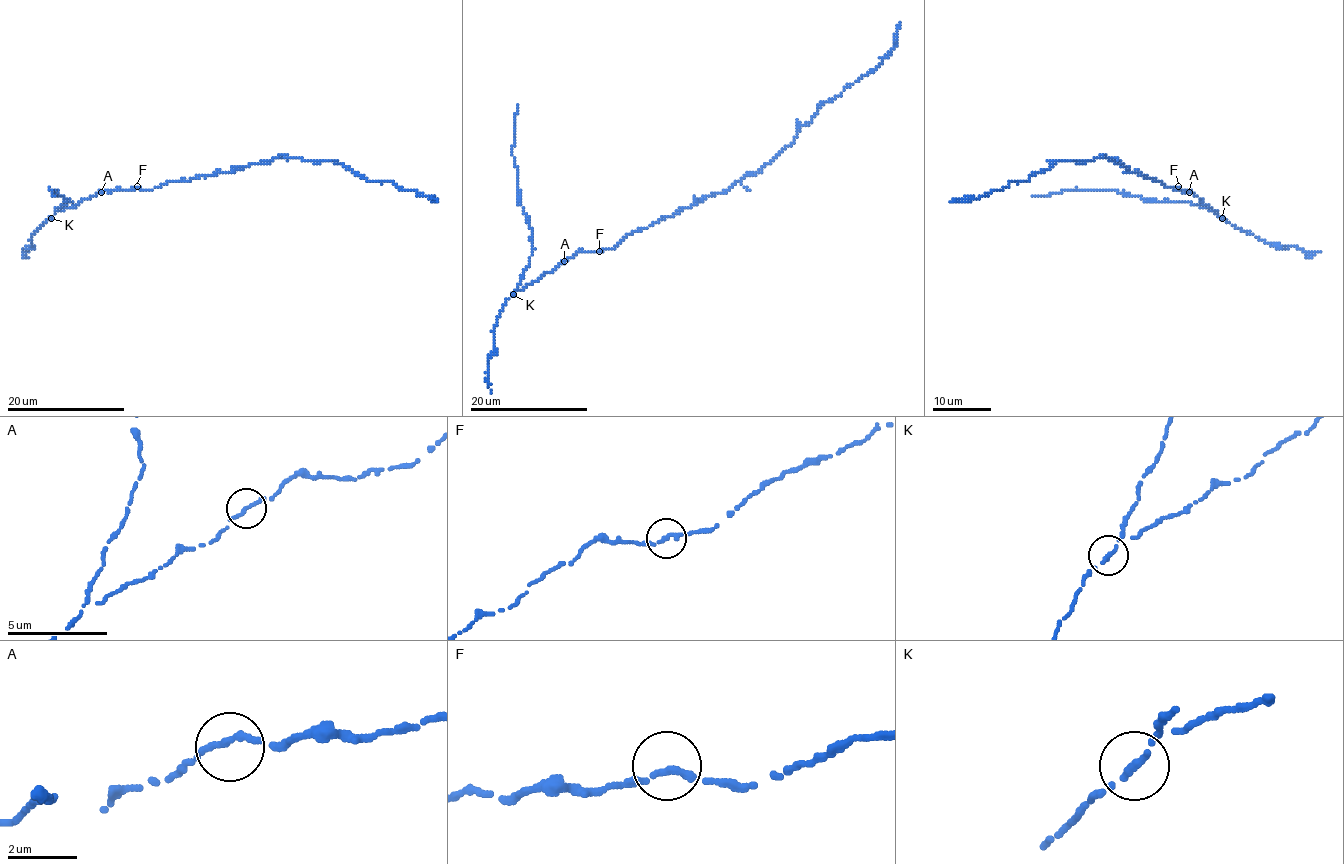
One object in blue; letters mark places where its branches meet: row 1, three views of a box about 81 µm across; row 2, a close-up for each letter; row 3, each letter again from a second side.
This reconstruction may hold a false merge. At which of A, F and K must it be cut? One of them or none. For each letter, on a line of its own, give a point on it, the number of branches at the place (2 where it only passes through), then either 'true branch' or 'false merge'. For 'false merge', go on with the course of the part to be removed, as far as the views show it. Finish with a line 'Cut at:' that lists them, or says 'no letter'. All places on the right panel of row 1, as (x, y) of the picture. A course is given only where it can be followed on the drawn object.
A: at (1189, 192); 2 branches meet; true branch
F: at (1178, 186); 2 branches meet; true branch
K: at (1222, 218); 2 branches meet; false merge; foreign part runs (1221, 217), (1209, 208), (1180, 201), (1156, 201), (1117, 191), (1077, 188), (1048, 197), (1033, 197)
Cut at: K

